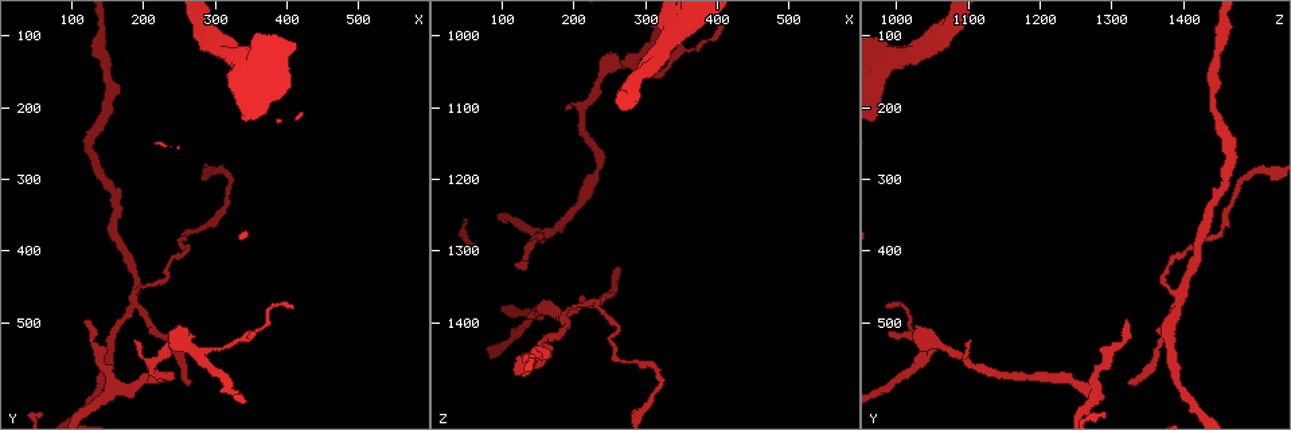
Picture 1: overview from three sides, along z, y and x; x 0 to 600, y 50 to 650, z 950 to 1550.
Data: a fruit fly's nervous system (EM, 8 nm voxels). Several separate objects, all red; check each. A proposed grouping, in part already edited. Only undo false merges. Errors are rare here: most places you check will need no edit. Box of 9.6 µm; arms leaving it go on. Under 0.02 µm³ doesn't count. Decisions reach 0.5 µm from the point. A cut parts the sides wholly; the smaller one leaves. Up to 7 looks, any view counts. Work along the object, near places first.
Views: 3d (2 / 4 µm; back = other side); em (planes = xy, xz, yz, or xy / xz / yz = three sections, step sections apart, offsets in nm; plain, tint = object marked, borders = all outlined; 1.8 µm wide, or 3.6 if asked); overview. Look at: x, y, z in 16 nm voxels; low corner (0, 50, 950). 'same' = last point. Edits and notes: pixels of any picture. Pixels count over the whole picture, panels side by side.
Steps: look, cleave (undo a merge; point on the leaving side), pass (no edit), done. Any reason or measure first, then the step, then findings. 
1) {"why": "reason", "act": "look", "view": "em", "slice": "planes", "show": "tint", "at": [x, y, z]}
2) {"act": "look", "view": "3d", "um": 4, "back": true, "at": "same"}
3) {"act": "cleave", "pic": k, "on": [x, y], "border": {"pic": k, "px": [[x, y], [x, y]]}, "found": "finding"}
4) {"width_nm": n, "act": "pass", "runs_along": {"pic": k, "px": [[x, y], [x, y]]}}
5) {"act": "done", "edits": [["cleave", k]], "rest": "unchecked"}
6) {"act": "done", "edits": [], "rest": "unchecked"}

{"why": "calibre changes", "act": "look", "view": "em", "um": 3.6, "slice": "xz", "step": 4, "show": "borders", "at": [340, 130, 995]}

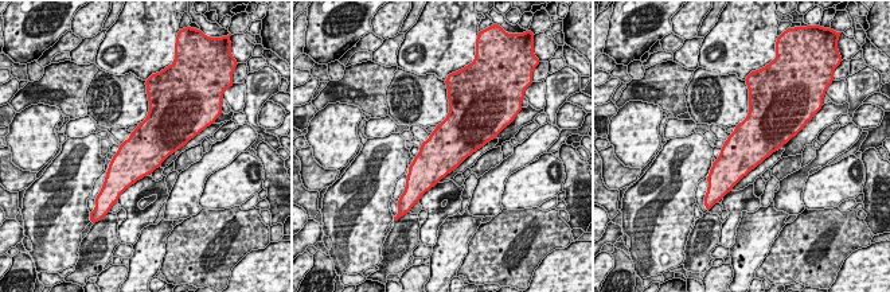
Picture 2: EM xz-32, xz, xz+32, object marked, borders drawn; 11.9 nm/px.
{"act": "look", "view": "em", "um": 3.6, "slice": "planes", "show": "borders", "at": "same"}

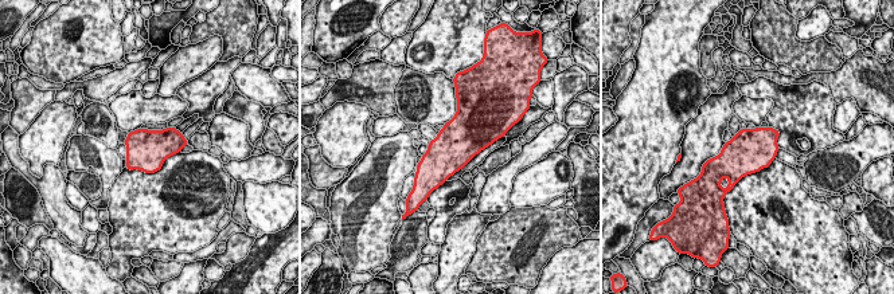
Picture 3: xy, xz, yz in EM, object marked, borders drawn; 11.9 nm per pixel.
{"width_nm": 480, "act": "pass", "found": "continuous, no second cell"}

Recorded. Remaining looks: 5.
{"why": "three arms meet", "act": "look", "view": "em", "slice": "planes", "show": "tint", "at": [275, 540, 1035]}

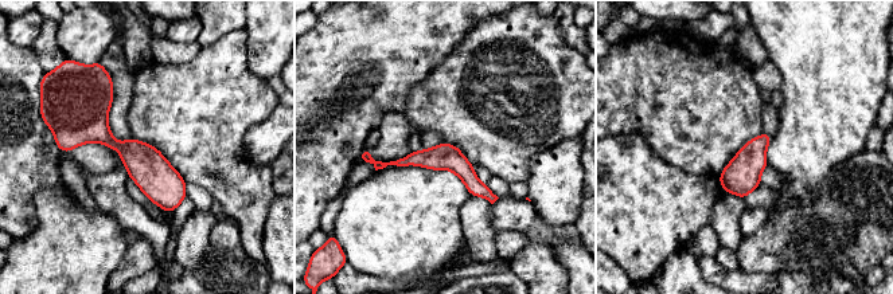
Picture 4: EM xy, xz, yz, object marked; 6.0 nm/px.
{"act": "pass", "runs_along": {"pic": 4, "px": [[365, 157], [375, 164], [451, 159], [492, 198]]}, "found": "one cell here"}

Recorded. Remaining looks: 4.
{"why": "three arms meet", "act": "look", "view": "em", "slice": "xy", "step": 16, "show": "borders", "at": [160, 585, 1280]}

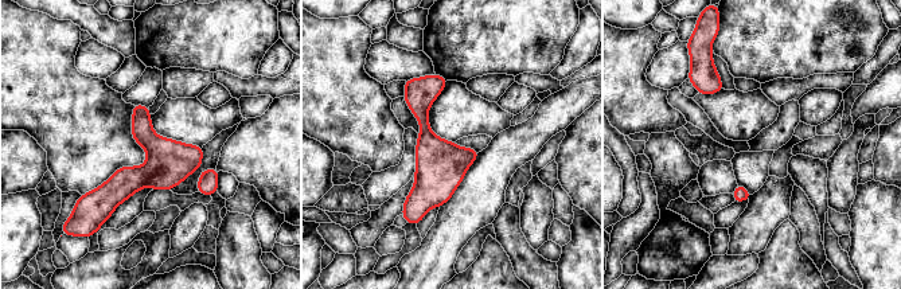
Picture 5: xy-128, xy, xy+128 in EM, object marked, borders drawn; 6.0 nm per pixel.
{"width_nm": 190, "act": "pass", "runs_along": {"pic": 5, "px": [[439, 78], [422, 94], [426, 192], [410, 213]]}, "found": "all the same cell"}

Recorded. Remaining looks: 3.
{"act": "done", "edits": [], "rest": "unchecked"}

